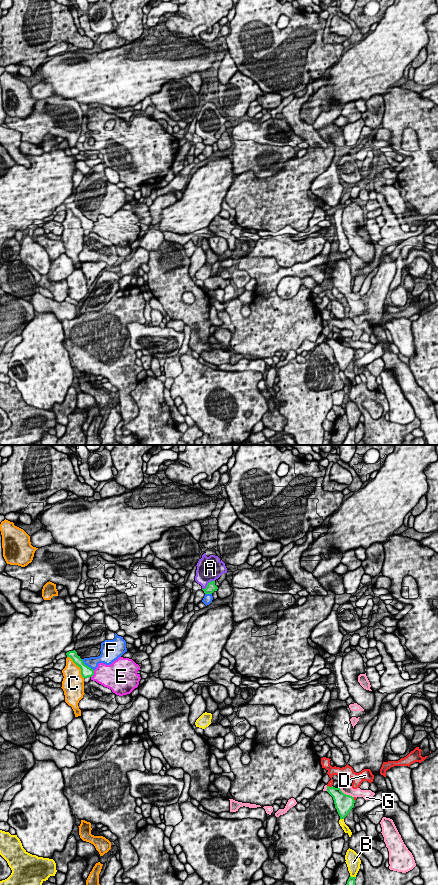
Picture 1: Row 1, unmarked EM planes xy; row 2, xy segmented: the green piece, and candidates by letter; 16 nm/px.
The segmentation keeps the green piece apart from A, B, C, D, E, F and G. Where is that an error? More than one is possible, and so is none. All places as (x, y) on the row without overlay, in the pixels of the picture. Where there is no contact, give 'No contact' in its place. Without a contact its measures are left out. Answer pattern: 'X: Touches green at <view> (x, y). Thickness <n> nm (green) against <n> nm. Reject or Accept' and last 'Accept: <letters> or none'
A: Touches green at xy (208, 136). Thickness 160 nm (green) against 380 nm. Accept
B: Touches green at xy (353, 429). Thickness 200 nm (green) against 240 nm. Reject
C: Touches green at xy (78, 218). Thickness 170 nm (green) against 320 nm. Reject
D: Touches green at xy (330, 339). Thickness 220 nm (green) against 120 nm. Reject
E: Touches green at xy (93, 226). Thickness 170 nm (green) against 360 nm. Reject
F: Touches green at xy (86, 217). Thickness 170 nm (green) against 190 nm. Reject
G: Touches green at xy (345, 346). Thickness 300 nm (green) against 160 nm. Reject
Accept: A

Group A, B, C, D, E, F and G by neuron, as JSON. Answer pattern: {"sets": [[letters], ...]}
{"sets": [["A"], ["B"], ["C"], ["D"], ["E"], ["F"], ["G"]]}

